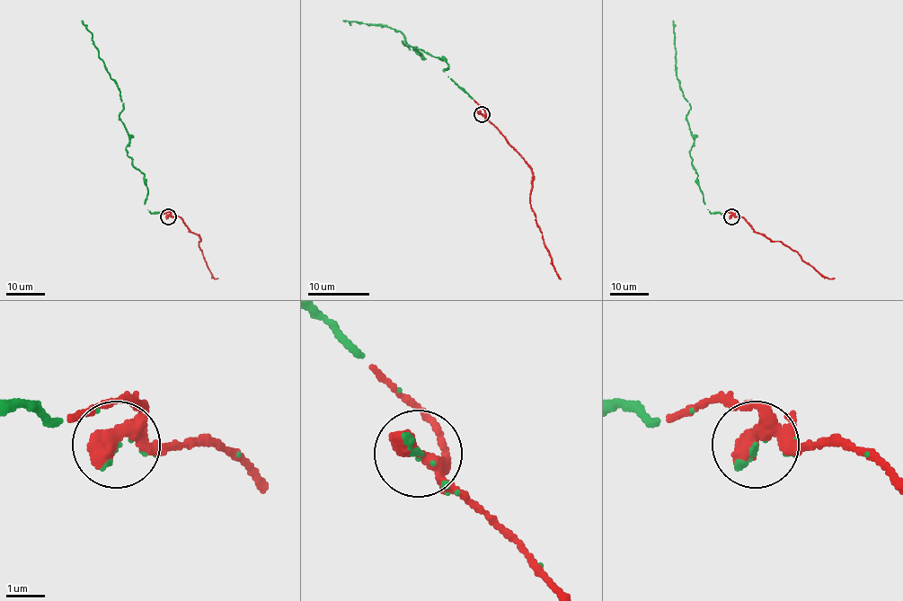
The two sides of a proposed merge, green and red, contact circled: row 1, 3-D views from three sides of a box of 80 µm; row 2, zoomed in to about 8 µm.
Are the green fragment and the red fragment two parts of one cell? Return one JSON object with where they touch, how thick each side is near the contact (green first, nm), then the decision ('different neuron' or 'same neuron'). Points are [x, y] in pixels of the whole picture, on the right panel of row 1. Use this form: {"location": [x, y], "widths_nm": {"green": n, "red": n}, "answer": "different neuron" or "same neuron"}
{"location": [731, 216], "widths_nm": {"green": 110, "red": 420}, "answer": "same neuron"}

